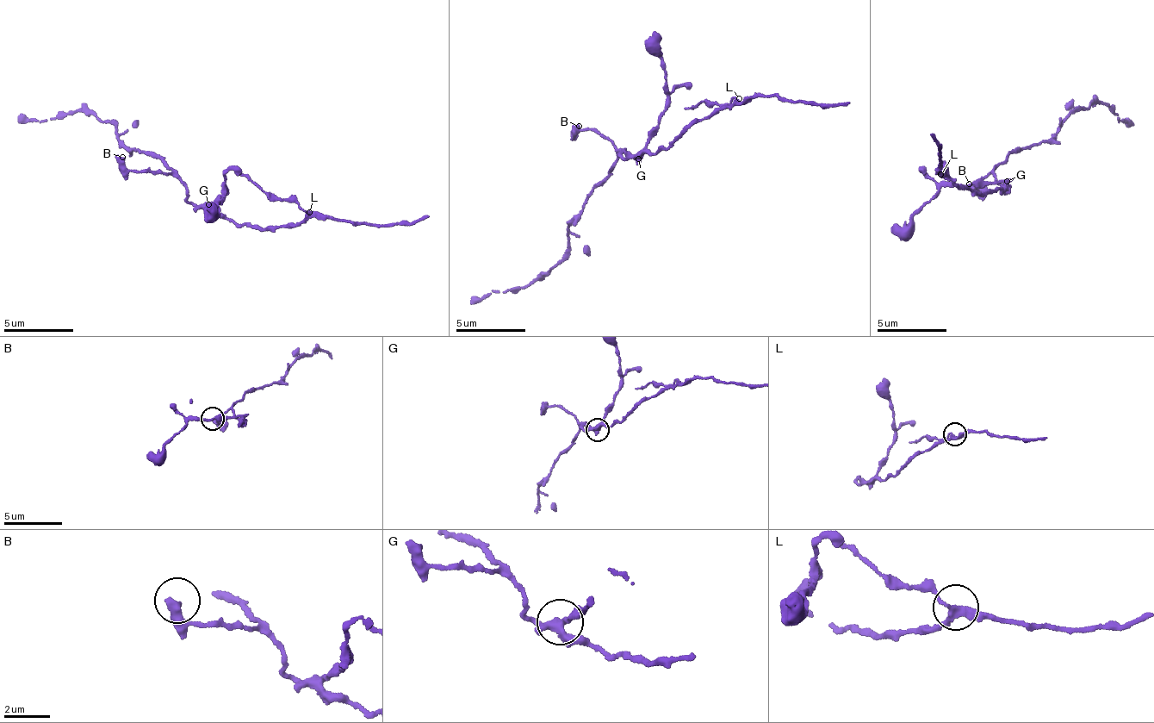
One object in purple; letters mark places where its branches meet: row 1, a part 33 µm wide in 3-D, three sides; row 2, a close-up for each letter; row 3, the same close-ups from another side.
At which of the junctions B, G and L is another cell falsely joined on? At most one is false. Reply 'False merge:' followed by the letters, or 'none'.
False merge: G

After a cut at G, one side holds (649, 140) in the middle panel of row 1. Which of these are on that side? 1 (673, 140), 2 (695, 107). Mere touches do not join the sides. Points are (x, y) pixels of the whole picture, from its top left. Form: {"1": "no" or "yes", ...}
{"1": "no", "2": "no"}

